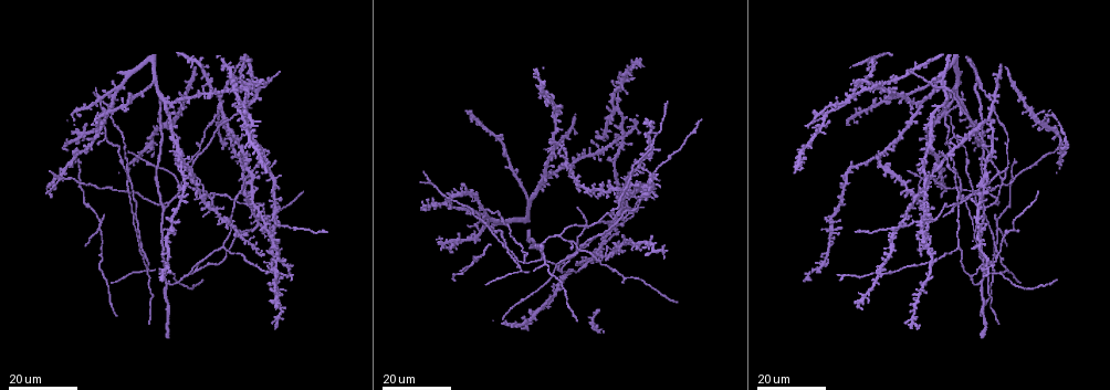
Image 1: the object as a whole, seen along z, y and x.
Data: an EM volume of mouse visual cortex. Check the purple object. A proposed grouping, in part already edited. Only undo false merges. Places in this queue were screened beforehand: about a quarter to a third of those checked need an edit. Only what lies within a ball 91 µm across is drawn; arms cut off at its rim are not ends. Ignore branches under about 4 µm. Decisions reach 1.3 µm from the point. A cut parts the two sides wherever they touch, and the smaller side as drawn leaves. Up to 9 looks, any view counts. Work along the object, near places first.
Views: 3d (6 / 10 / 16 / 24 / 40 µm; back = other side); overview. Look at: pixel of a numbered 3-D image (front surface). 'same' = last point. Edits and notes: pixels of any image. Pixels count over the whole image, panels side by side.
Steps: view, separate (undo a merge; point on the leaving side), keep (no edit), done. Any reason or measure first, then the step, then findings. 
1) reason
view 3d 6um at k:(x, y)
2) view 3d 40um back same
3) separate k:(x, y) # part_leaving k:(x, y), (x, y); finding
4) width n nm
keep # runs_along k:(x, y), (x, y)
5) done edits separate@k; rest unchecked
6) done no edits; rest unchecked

two arms in line, one across
view 3d 16um at 1:(125, 190)

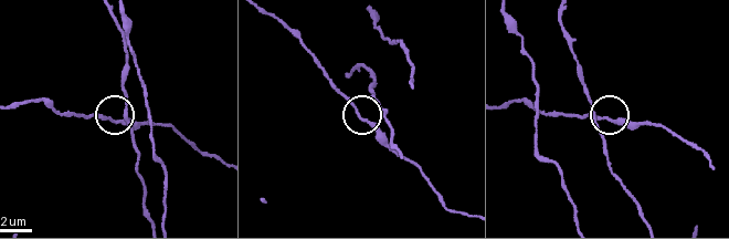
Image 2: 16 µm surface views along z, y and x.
closer look
view 3d 10um at 2:(609, 118)

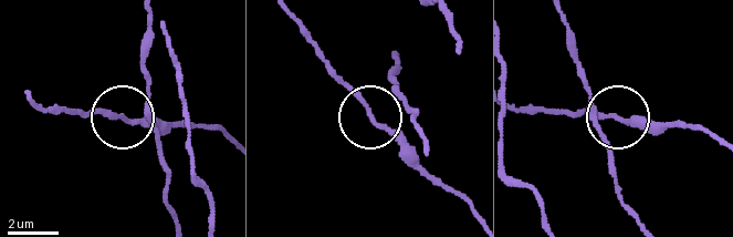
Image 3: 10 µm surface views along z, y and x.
width 140 nm
keep # runs_along 3:(588, 94), (590, 111), (616, 117), (572, 111); continuous, no second neuron

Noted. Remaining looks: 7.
three-way junction
view 3d 16um at 1:(999, 229)

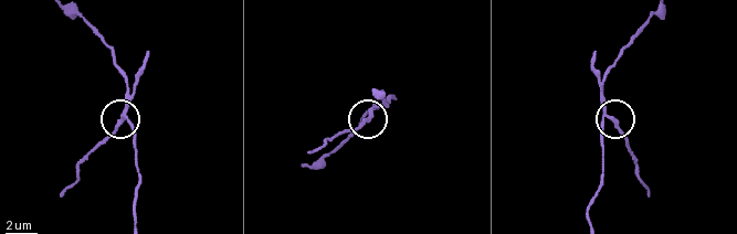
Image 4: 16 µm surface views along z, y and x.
closer look
view 3d 6um at 4:(613, 116)

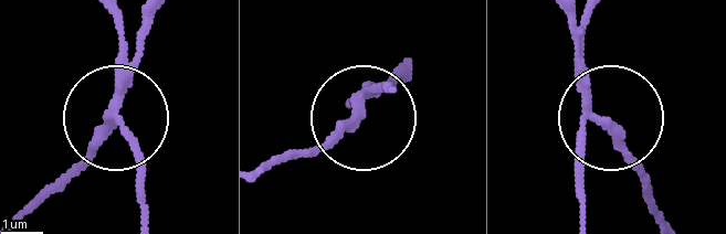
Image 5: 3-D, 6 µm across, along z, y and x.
width 200 nm
separate 5:(147, 28) # part_leaving 5:(124, 86), (103, 136), (18, 220); two neurons meet here

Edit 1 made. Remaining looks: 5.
side arm on a straight run
view 3d 16um at 1:(523, 271)

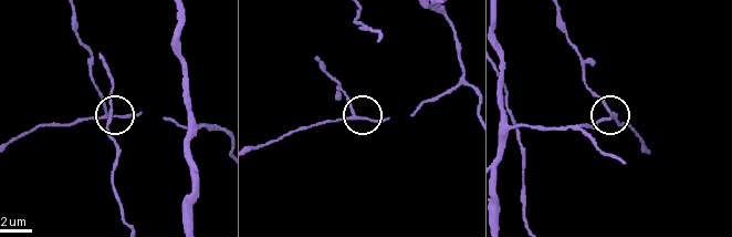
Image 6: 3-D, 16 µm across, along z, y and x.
view 3d 10um at 6:(105, 114)

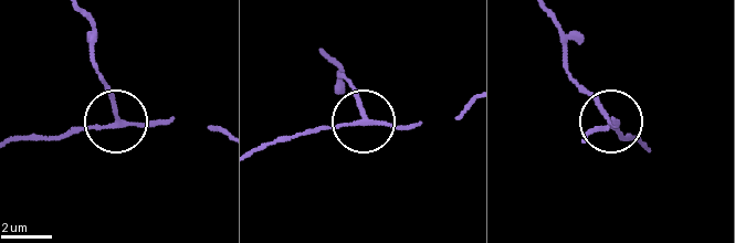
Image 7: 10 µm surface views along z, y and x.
keep # runs_along 7:(326, 53), (354, 91), (363, 120), (284, 135); all the same neuron

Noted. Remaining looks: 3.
thin arm on a thick one
view 3d 24um at 1:(984, 273)

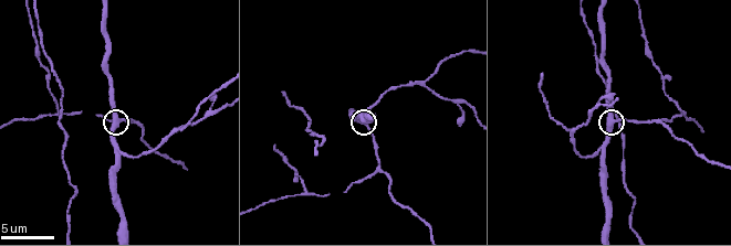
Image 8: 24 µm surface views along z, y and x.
view 3d 10um at 8:(117, 124)

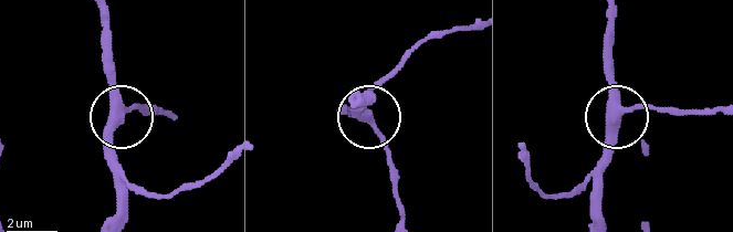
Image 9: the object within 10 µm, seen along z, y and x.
keep # runs_along 9:(607, 14), (614, 109), (667, 109); continuous, no second neuron

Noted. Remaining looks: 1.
done edits separate@5; rest unchecked

